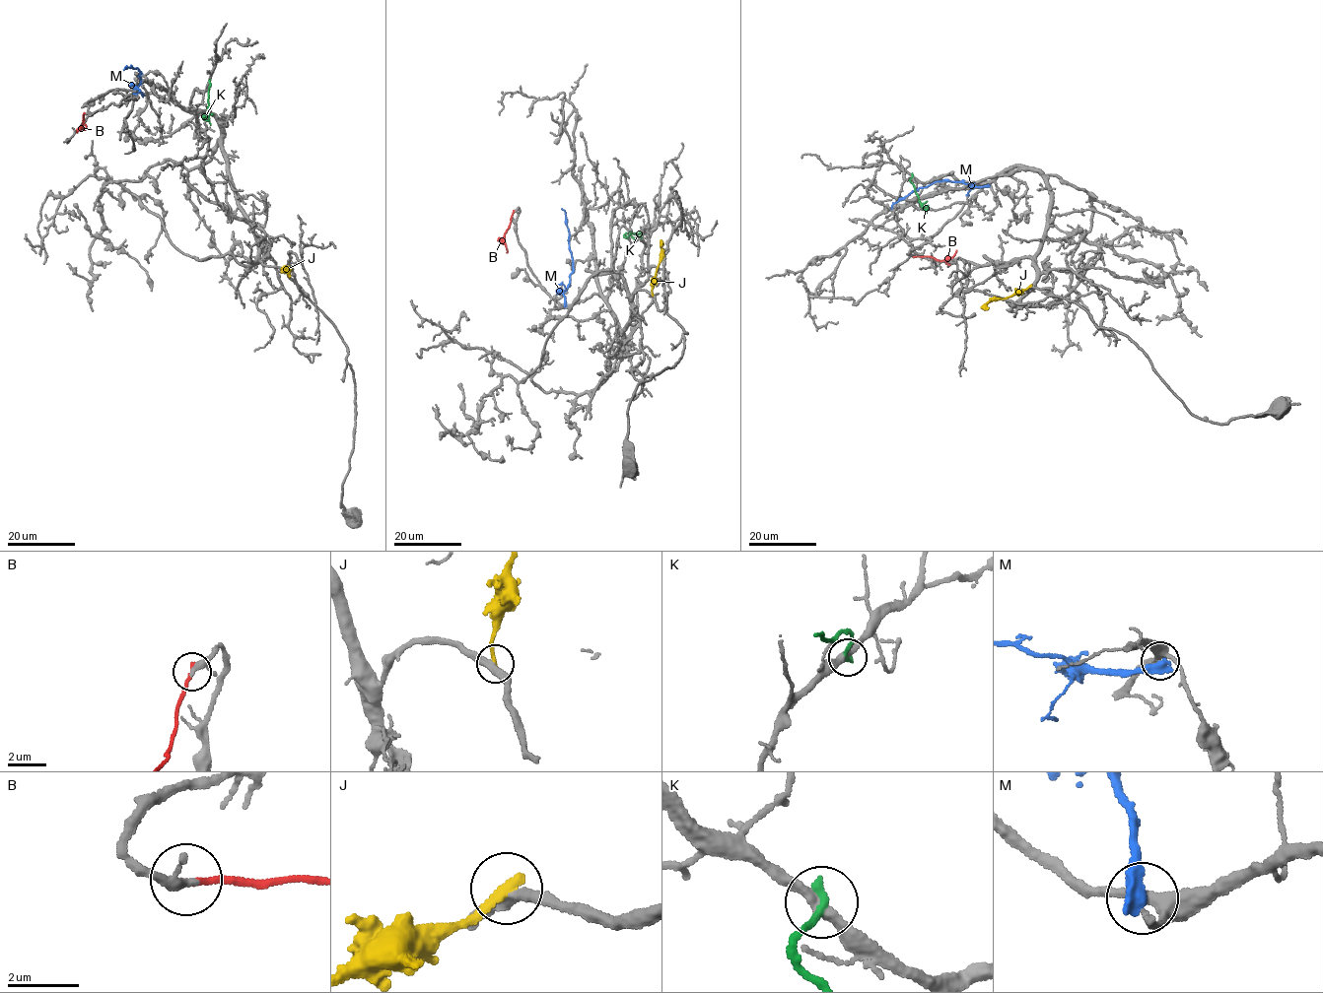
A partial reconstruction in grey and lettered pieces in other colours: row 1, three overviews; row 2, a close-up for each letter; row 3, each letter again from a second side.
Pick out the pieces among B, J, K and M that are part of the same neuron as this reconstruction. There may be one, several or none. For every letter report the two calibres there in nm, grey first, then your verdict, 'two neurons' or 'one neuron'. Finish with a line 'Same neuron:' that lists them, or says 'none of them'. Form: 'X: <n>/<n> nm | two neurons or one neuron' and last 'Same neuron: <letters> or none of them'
B: 240/160 nm | one neuron
J: 360/280 nm | two neurons
K: 340/260 nm | two neurons
M: 260/500 nm | two neurons
Same neuron: B

